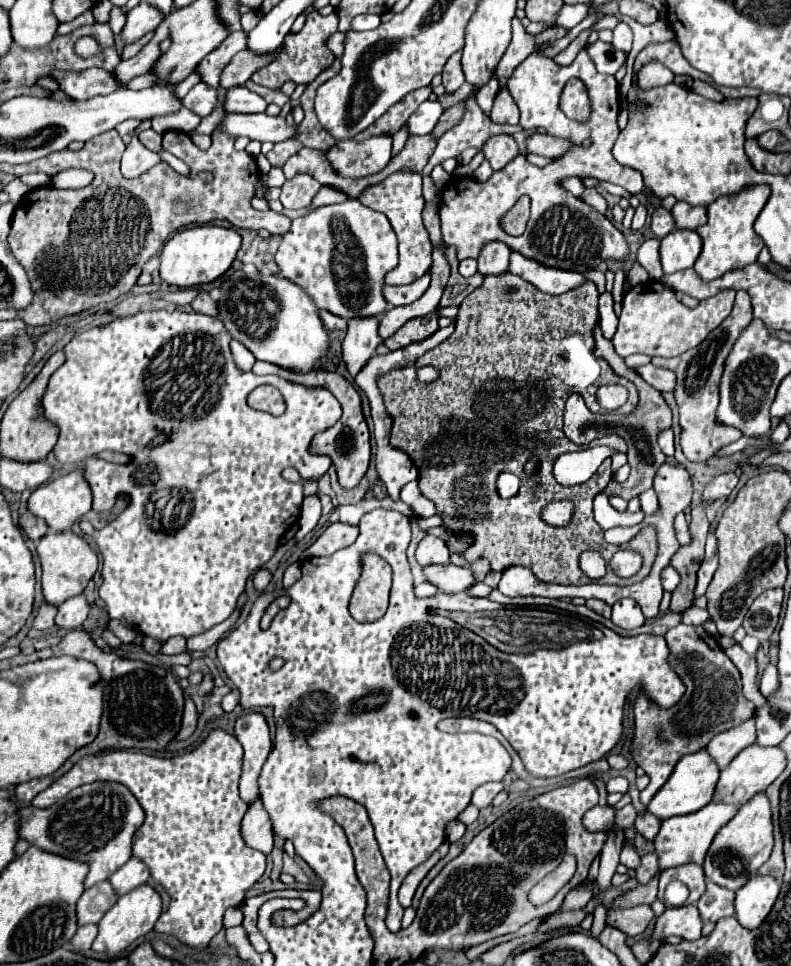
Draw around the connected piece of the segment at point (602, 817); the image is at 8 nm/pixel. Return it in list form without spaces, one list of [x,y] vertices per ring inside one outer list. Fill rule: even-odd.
[[[594,806],[584,814],[582,822],[590,832],[608,832],[614,824],[614,810],[610,806]]]

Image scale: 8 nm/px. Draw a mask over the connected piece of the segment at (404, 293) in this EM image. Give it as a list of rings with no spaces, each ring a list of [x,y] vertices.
[[[424,274],[420,278],[416,278],[416,282],[408,284],[408,286],[384,286],[384,300],[390,304],[390,306],[404,306],[404,304],[410,304],[414,300],[418,300],[426,288],[430,284],[430,274]]]

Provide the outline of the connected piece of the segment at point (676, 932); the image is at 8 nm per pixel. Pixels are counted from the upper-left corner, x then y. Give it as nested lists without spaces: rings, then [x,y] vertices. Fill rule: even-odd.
[[[678,906],[680,910],[666,908],[666,912],[656,920],[652,938],[664,942],[668,936],[682,936],[684,940],[698,940],[702,930],[702,920],[696,906]]]

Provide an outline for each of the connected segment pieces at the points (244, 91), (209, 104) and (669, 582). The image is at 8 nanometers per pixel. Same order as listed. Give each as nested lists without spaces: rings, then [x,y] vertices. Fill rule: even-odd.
[[[232,86],[232,90],[226,90],[226,102],[224,102],[226,112],[240,112],[240,114],[264,112],[266,106],[268,104],[264,102],[264,98],[250,92],[246,86]]]
[[[198,82],[184,98],[182,98],[182,104],[196,112],[198,116],[208,116],[212,112],[212,108],[216,106],[216,90],[210,88],[210,86],[204,86],[204,82]]]
[[[666,566],[666,568],[662,570],[662,586],[664,586],[664,590],[672,592],[672,590],[678,586],[678,582],[680,582],[680,576],[678,576],[676,568]]]

